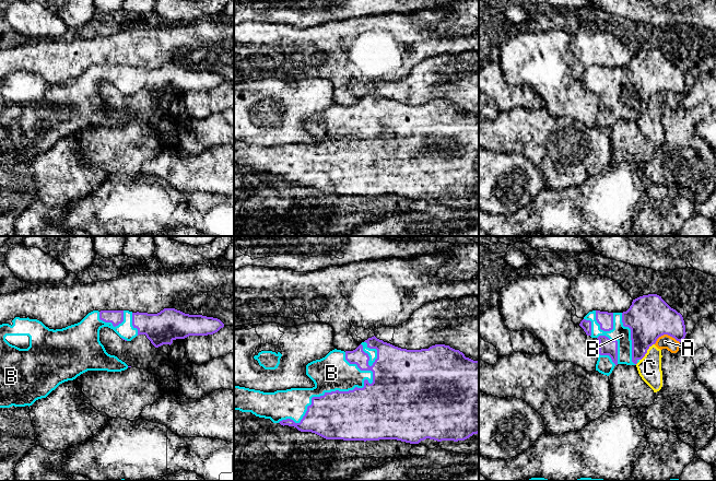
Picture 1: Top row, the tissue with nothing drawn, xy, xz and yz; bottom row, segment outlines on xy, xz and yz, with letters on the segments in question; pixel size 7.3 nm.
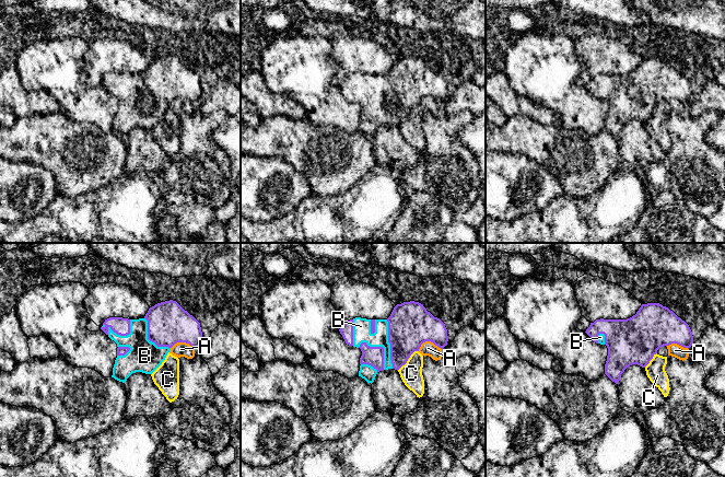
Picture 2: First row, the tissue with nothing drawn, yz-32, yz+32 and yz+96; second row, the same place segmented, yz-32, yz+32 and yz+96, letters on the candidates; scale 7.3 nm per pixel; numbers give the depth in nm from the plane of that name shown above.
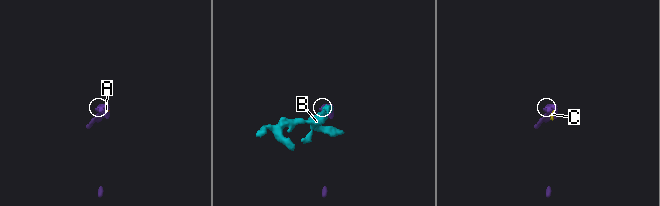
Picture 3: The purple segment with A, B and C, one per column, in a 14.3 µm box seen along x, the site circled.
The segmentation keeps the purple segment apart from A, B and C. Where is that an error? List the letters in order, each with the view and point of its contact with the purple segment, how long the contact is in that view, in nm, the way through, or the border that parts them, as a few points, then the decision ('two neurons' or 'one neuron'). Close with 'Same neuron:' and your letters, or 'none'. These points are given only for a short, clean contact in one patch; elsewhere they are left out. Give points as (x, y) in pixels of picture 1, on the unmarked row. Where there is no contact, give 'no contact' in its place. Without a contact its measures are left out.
A: meets purple in yz at (666, 89); contact 190 nm long; two neurons
B: meets purple in xz at (326, 148); contact 800 nm long; one neuron
C: meets purple in yz at (646, 107); contact 170 nm long; two neurons
Same neuron: B

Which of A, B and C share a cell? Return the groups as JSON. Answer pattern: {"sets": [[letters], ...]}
{"sets": [["A", "C"], ["B"]]}

